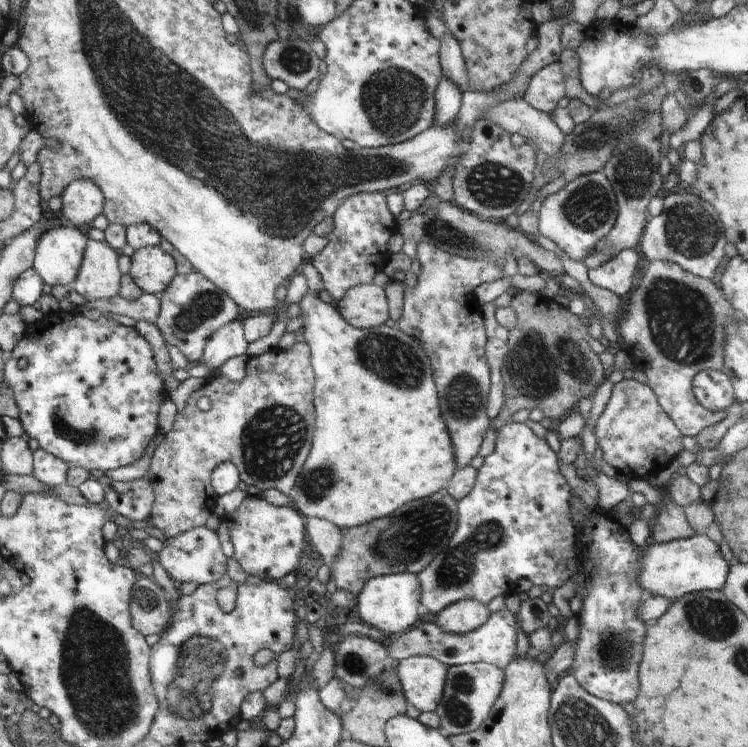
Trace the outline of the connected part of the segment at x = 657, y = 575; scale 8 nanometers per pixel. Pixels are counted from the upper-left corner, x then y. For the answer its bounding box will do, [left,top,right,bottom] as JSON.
[638,534,730,602]

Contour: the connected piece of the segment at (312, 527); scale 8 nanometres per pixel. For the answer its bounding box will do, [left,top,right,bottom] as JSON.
[307,517,341,566]

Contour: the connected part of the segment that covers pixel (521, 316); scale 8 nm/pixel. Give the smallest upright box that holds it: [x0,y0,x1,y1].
[495,291,612,422]

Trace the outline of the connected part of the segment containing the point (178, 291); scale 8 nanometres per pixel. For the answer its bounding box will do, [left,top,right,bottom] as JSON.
[156,271,241,365]

